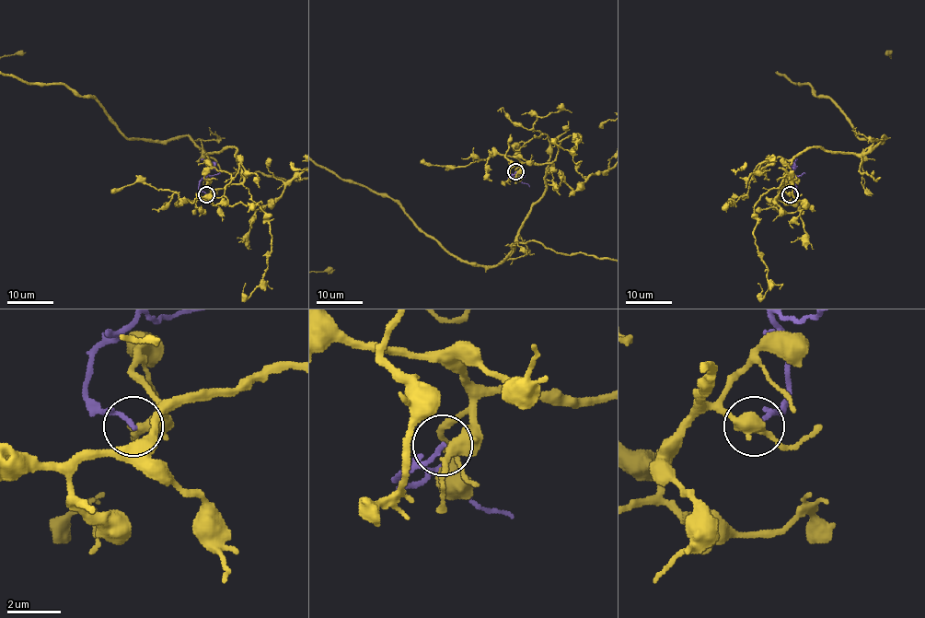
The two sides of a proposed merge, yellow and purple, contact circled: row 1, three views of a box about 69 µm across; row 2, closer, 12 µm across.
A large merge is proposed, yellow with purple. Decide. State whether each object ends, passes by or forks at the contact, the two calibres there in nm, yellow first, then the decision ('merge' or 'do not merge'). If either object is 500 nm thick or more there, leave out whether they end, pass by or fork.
yellow passes by; purple ends; calibres 360 and 170 nm; do not merge

